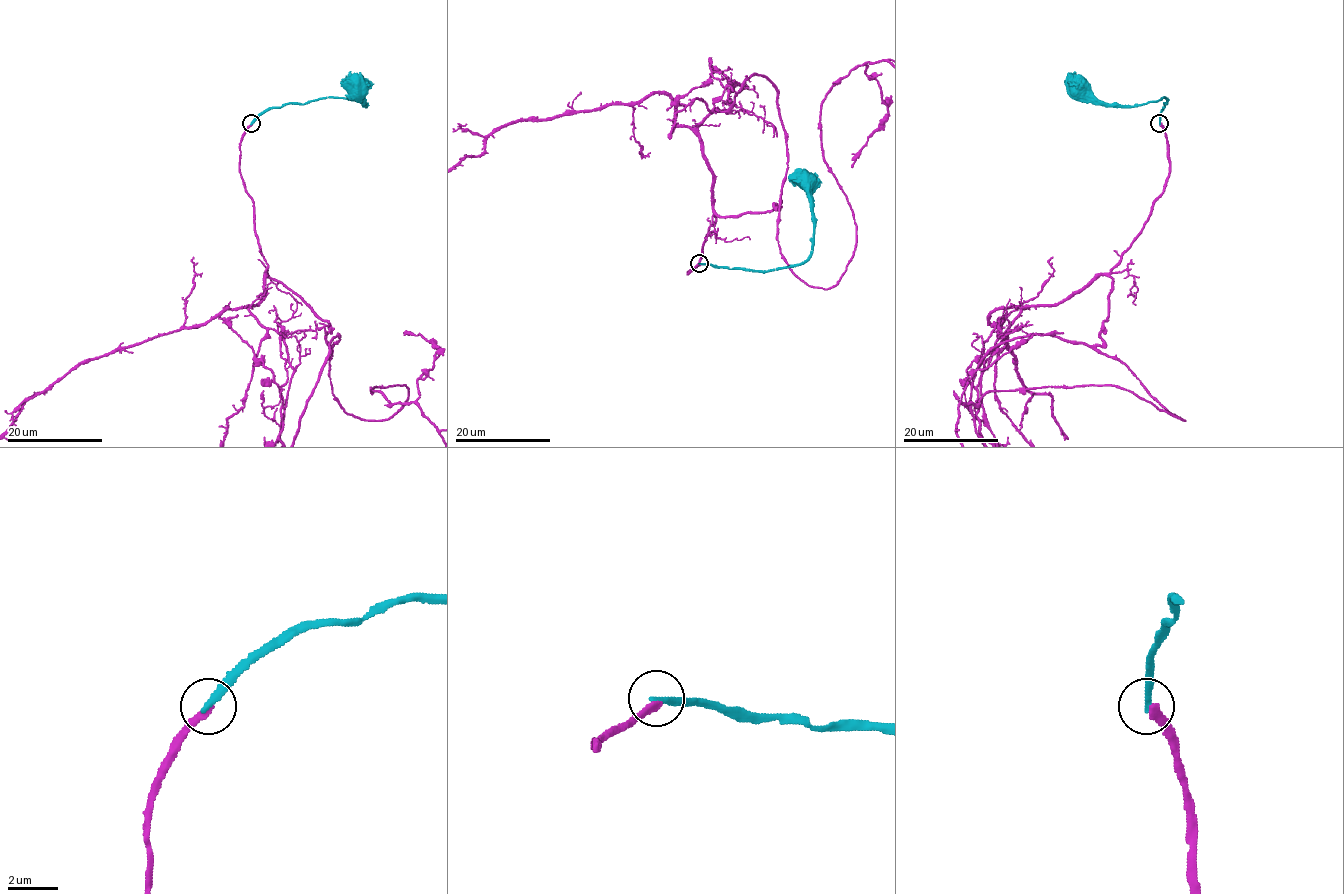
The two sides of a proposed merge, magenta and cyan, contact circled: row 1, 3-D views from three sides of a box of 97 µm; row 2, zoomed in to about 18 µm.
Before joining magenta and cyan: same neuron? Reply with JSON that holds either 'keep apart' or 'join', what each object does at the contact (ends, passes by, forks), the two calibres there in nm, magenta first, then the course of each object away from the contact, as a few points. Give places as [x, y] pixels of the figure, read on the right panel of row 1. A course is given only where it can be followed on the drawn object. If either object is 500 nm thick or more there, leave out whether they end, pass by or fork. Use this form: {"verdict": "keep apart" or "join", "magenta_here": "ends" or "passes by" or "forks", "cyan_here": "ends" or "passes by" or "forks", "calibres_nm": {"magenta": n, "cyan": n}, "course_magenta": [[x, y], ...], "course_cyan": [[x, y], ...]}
{"verdict": "keep apart", "magenta_here": "ends", "cyan_here": "ends", "calibres_nm": {"magenta": 300, "cyan": 300}, "course_magenta": [[1159, 123], [1169, 173], [1110, 275], [1095, 347], [1184, 421], [1116, 386], [958, 406]], "course_cyan": [[1159, 123], [1159, 114], [1167, 99], [1164, 97], [1139, 105], [1106, 105], [1094, 100], [1079, 85]]}

